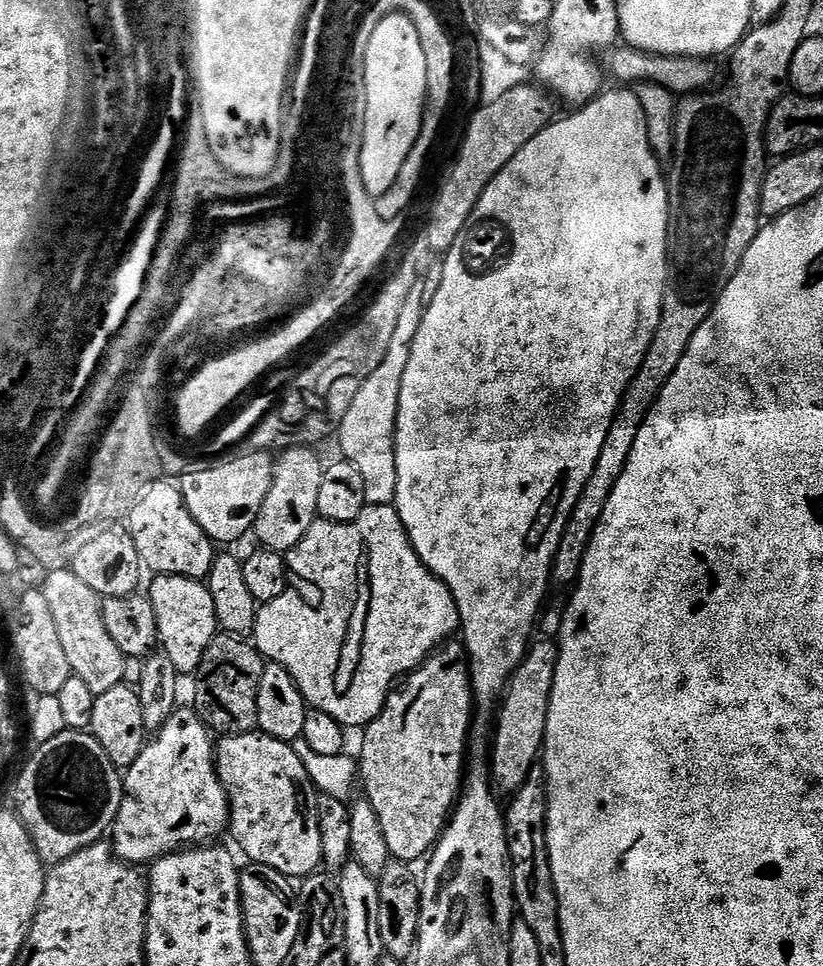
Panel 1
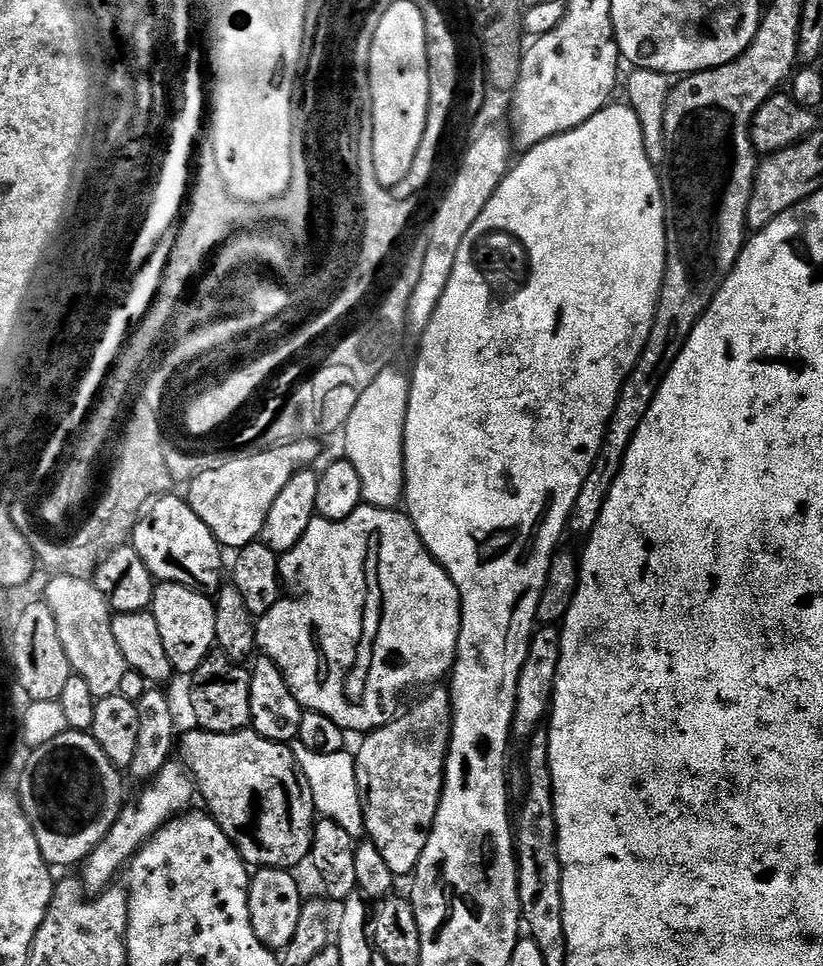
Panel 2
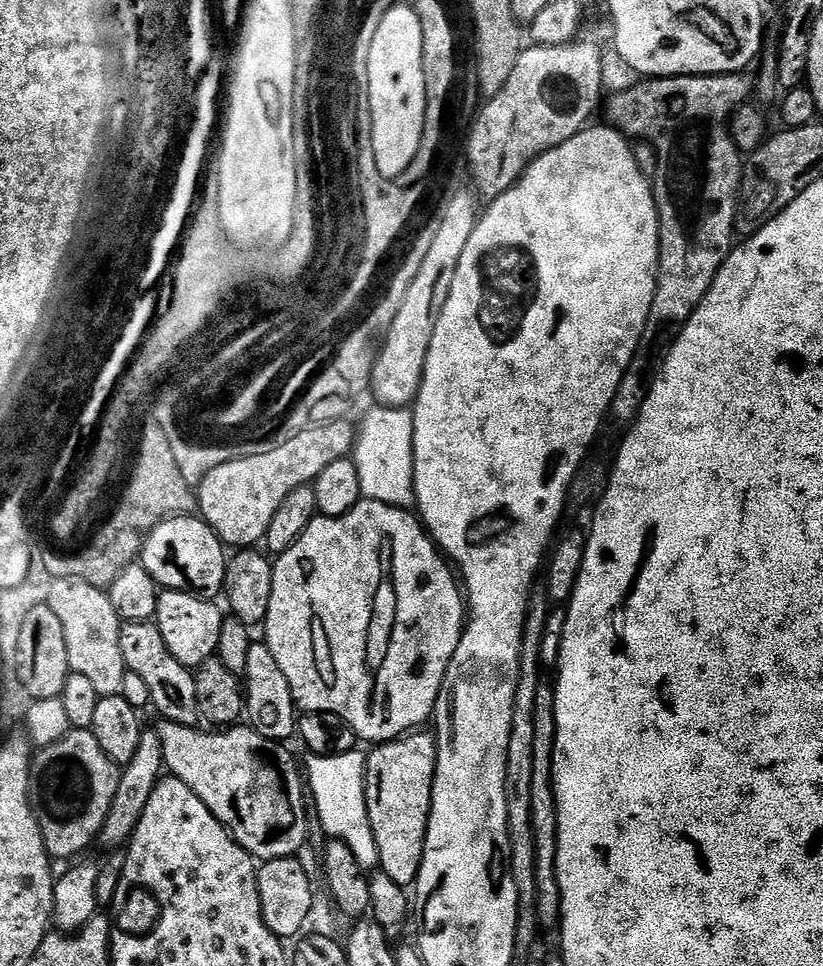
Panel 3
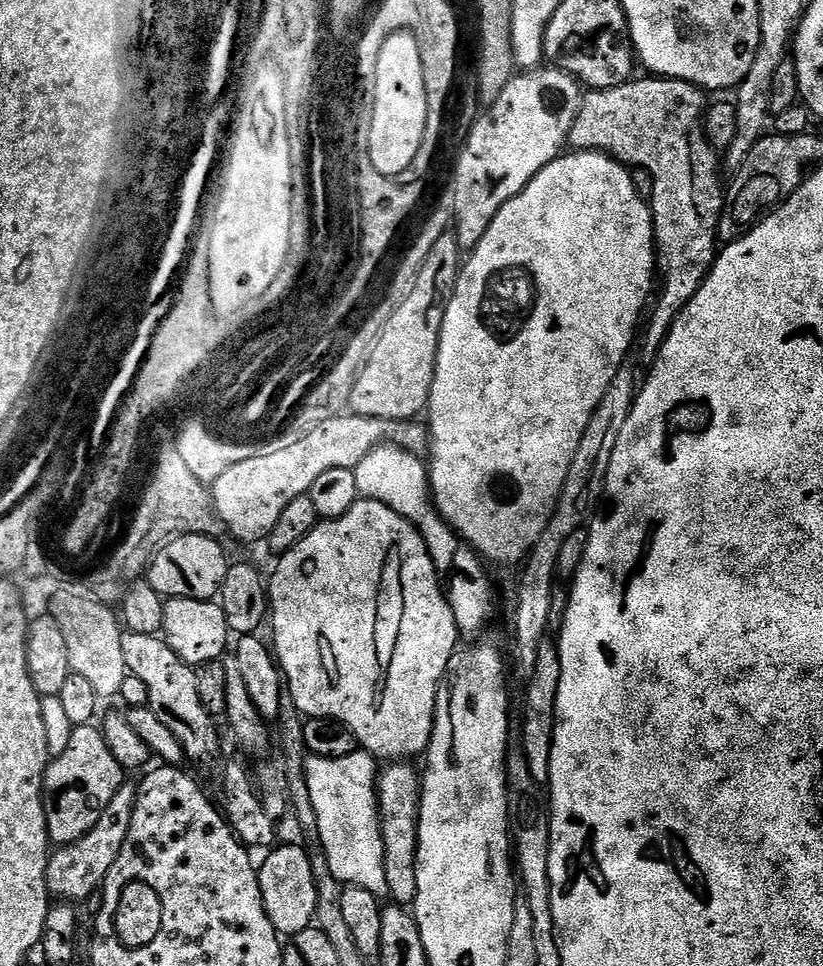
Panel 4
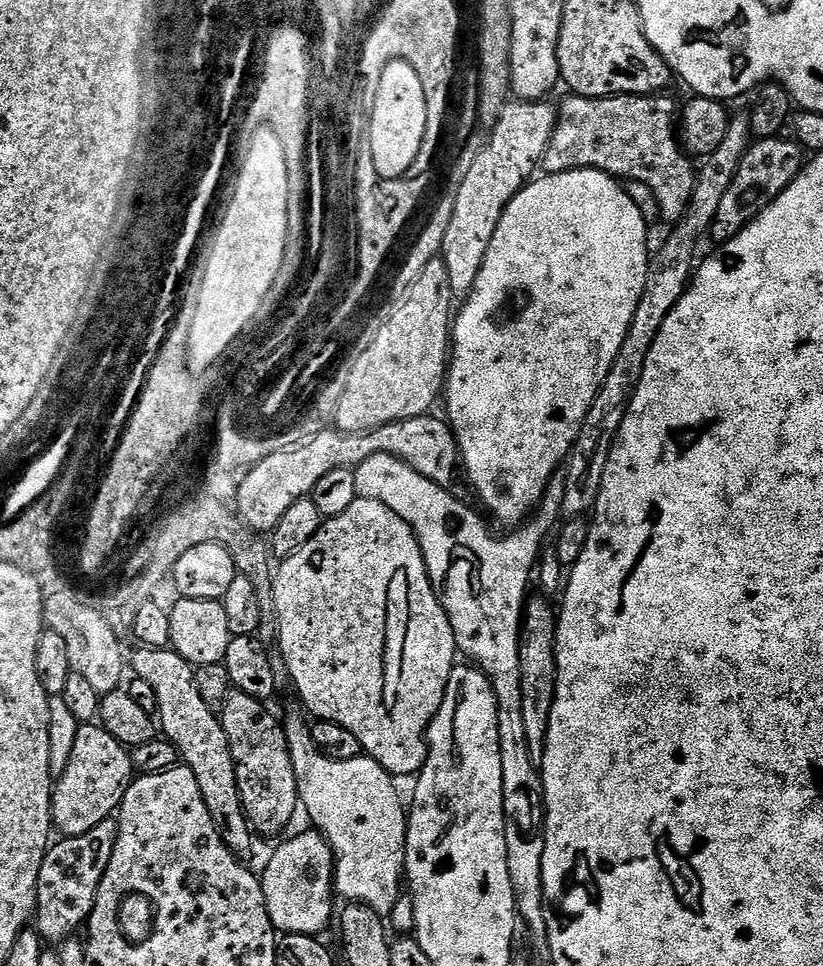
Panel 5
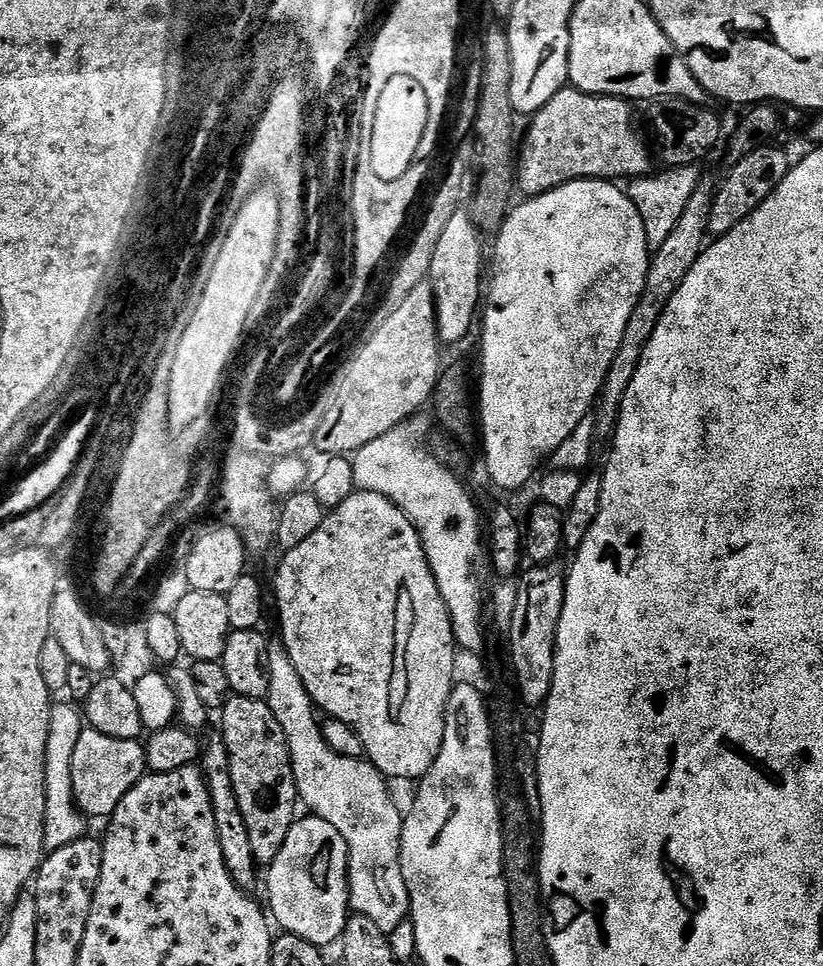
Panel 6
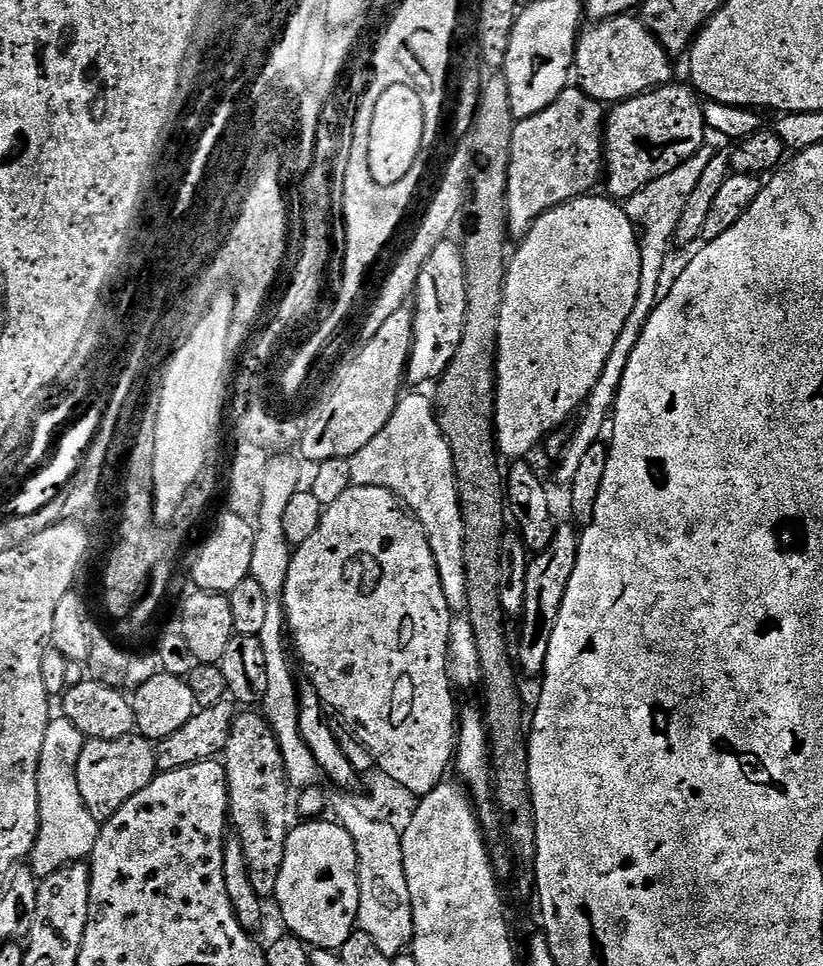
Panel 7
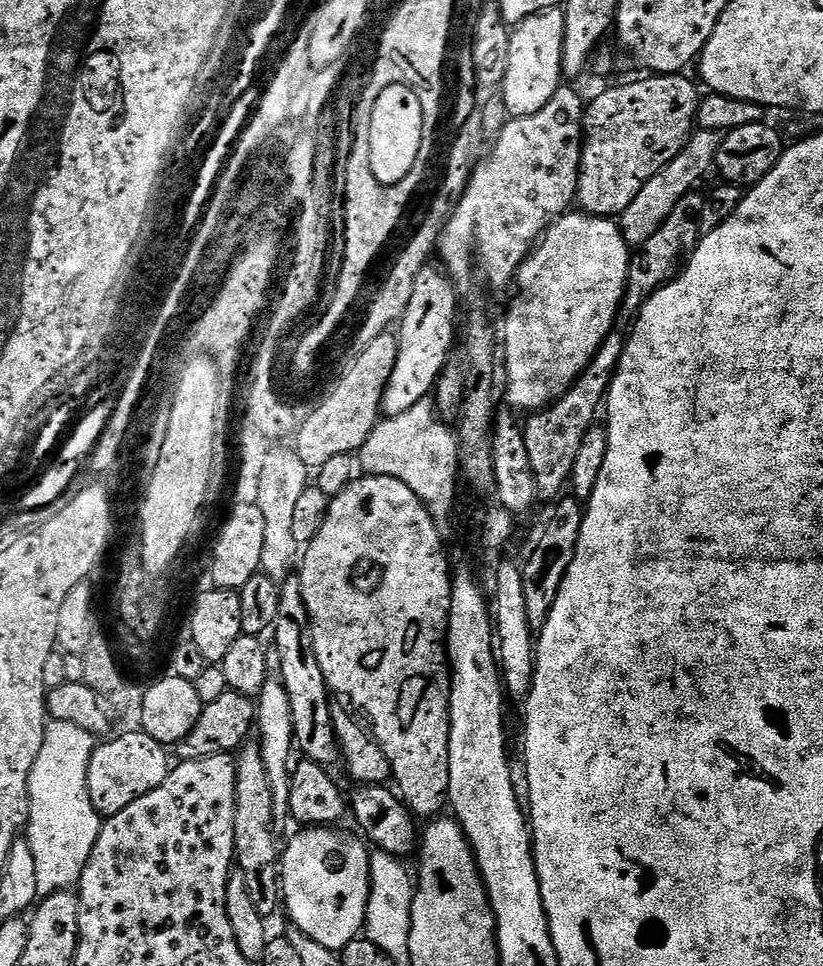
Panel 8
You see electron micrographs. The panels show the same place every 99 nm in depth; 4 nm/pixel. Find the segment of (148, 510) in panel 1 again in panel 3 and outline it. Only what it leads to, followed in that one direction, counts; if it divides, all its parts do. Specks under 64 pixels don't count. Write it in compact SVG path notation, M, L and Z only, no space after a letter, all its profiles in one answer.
M185 514L183 516L170 516L164 520L158 526L154 526L154 530L144 540L144 548L141 550L138 560L139 563L143 564L144 569L150 574L150 578L154 578L154 582L164 590L169 592L192 592L195 596L202 596L205 598L216 598L223 593L224 590L224 579L226 578L226 570L228 569L229 557L226 553L226 546L219 538L214 534L214 530L210 527L199 515L196 514Z

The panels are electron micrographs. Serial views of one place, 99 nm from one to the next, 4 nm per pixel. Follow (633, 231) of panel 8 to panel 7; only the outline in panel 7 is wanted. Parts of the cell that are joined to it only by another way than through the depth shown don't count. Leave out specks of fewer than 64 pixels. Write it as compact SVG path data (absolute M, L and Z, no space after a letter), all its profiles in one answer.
M705 142L694 154L690 154L690 158L686 158L686 162L682 162L682 166L674 166L674 170L670 170L670 174L662 174L662 178L654 178L654 182L642 186L642 190L638 190L638 194L634 194L623 205L624 213L636 228L640 242L640 289L632 311L637 321L647 320L656 308L658 293L661 291L660 275L664 272L664 259L668 256L668 244L670 248L686 201L690 194L694 194L694 190L698 190L698 182L702 182L702 174L710 158L714 158L716 154L717 149Z

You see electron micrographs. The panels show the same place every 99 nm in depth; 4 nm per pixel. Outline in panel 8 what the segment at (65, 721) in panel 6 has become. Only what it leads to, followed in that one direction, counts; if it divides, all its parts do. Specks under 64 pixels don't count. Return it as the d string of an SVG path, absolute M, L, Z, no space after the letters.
M52 720L44 729L42 750L38 750L34 770L30 770L26 825L26 839L34 854L34 870L38 870L37 897L43 898L55 892L75 889L86 870L86 862L90 862L90 854L94 850L94 842L98 838L102 823L100 813L94 810L90 802L86 786L90 758L97 743L97 737L91 736L86 730L81 730L79 726L74 726L74 722Z

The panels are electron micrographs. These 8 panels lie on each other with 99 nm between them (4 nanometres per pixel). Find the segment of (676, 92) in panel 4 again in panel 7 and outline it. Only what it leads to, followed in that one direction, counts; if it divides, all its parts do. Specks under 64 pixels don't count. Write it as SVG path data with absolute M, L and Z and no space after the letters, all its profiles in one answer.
M569 86L562 90L562 94L558 94L558 98L554 102L550 102L550 106L546 106L546 110L542 110L538 114L528 116L524 120L516 120L512 130L512 141L510 142L510 164L508 166L508 193L506 194L506 202L508 203L508 231L516 238L523 237L524 233L532 226L533 220L539 218L542 214L546 214L551 208L557 208L560 204L565 204L571 200L575 200L578 196L587 196L593 191L592 188L596 183L601 183L602 169L604 167L604 154L606 151L604 145L604 121L606 119L605 105L599 100L590 98L585 94L579 86Z

